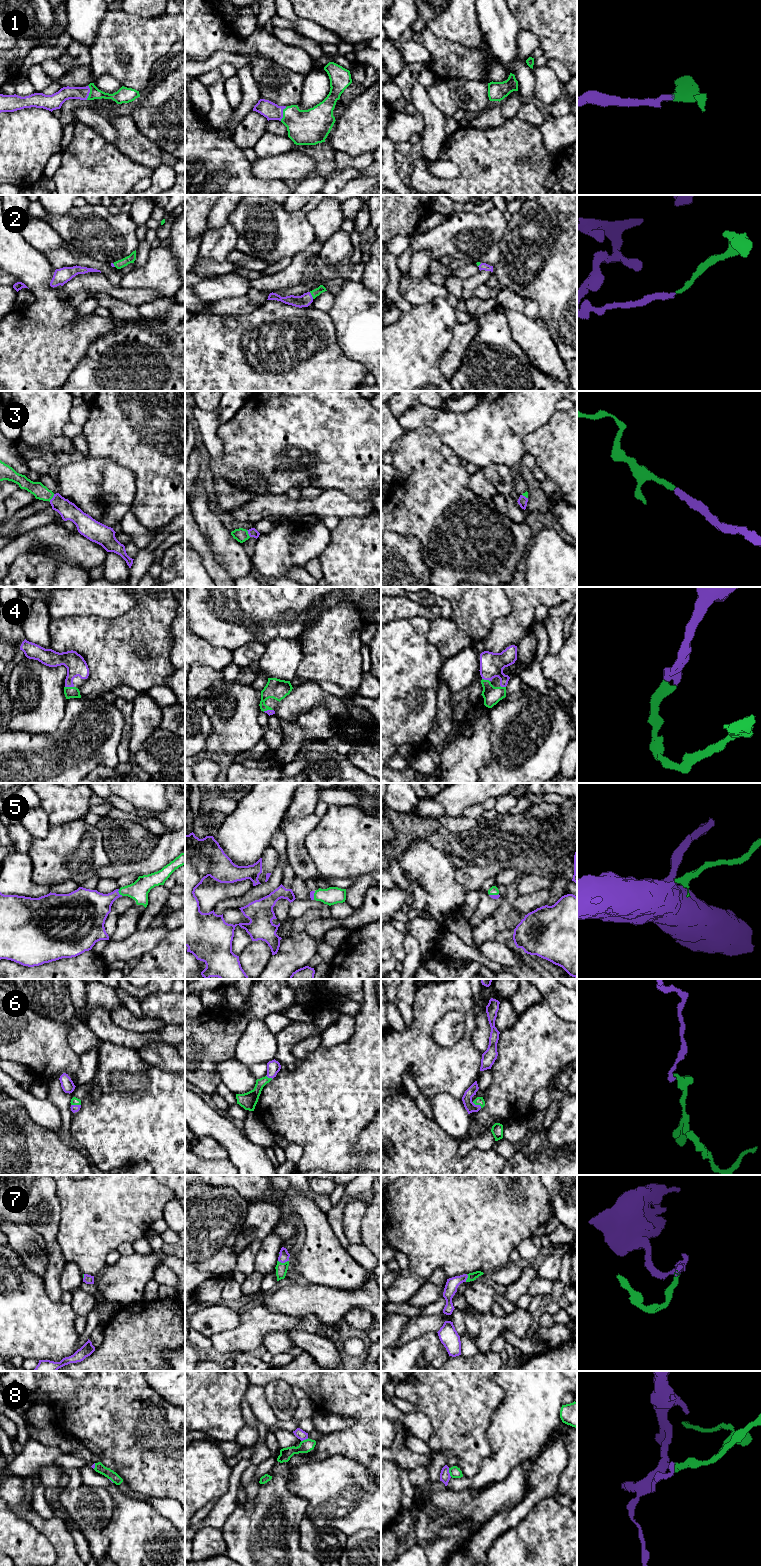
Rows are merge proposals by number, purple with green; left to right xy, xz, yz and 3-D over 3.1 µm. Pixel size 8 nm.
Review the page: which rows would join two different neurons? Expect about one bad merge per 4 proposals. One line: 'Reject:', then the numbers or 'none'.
Reject: 8

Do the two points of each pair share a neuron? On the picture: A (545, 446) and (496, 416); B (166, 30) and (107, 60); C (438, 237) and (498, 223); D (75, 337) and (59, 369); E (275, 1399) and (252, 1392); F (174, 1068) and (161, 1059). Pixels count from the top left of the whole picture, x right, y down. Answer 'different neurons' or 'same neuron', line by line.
A: different neurons
B: same neuron
C: same neuron
D: same neuron
E: different neurons
F: same neuron

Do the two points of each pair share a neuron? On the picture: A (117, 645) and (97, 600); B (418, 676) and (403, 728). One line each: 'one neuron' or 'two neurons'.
A: two neurons
B: one neuron

